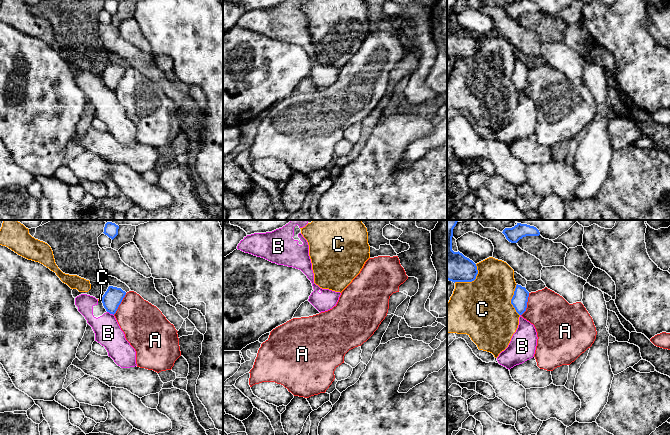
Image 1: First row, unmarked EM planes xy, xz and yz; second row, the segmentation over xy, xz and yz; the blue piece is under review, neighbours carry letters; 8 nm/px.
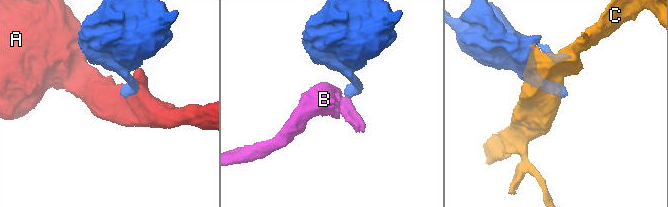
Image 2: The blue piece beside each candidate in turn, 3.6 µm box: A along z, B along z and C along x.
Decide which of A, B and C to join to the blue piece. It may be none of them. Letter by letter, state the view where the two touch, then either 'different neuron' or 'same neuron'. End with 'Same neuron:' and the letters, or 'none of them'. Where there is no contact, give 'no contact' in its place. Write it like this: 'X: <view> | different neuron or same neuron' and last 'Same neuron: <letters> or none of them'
A: yz | different neuron
B: xy | different neuron
C: yz | different neuron
Same neuron: none of them

